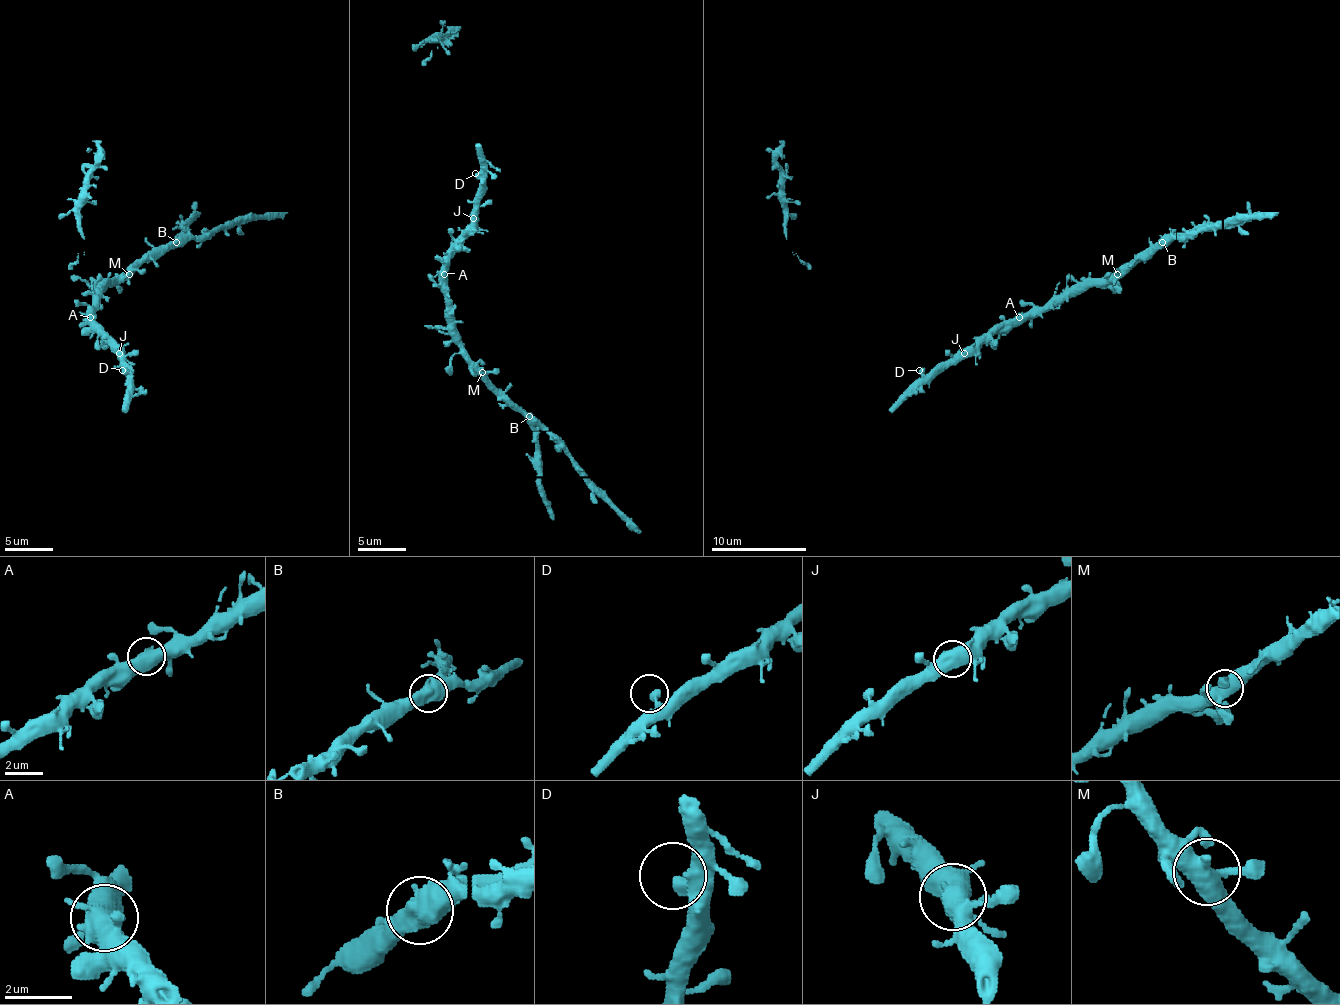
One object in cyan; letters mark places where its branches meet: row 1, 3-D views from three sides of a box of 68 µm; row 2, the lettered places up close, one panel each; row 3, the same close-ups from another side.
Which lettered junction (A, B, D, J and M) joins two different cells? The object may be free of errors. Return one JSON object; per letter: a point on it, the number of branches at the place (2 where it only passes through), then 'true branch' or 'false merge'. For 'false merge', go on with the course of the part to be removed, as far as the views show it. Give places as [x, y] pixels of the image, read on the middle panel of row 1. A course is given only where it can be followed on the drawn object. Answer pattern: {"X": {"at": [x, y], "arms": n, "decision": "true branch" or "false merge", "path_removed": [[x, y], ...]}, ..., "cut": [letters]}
{"A": {"at": [444, 274], "arms": 3, "decision": "true branch"}, "B": {"at": [529, 416], "arms": 2, "decision": "true branch"}, "D": {"at": [475, 173], "arms": 1, "decision": "true branch"}, "J": {"at": [473, 218], "arms": 2, "decision": "true branch"}, "M": {"at": [482, 372], "arms": 3, "decision": "true branch"}, "cut": []}

